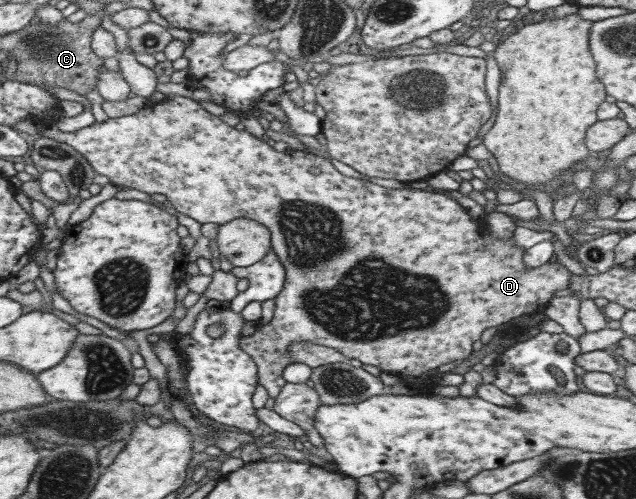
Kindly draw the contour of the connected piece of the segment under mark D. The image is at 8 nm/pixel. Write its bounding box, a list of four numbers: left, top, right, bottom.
[40,95,572,397]

